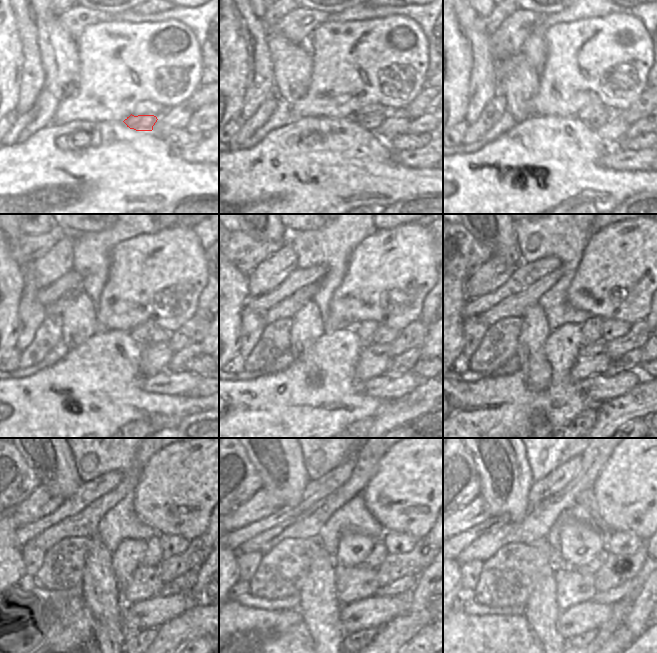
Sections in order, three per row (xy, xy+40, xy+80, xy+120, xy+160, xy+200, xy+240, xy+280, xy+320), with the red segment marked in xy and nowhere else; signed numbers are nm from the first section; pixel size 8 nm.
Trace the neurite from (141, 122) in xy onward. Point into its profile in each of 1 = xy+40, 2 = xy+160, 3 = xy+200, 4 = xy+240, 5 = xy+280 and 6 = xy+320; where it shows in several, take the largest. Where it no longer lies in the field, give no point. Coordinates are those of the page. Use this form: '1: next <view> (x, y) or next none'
1: next xy+40 (371, 121)
2: next xy+160 (384, 334)
3: next xy+200 (612, 328)
4: next xy+240 (171, 545)
5: next xy+280 (395, 543)
6: next xy+320 (618, 542)

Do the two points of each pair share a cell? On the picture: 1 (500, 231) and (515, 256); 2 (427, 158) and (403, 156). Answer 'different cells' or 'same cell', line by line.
1: same cell
2: same cell

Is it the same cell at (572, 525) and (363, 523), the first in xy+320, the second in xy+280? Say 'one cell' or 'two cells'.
two cells

